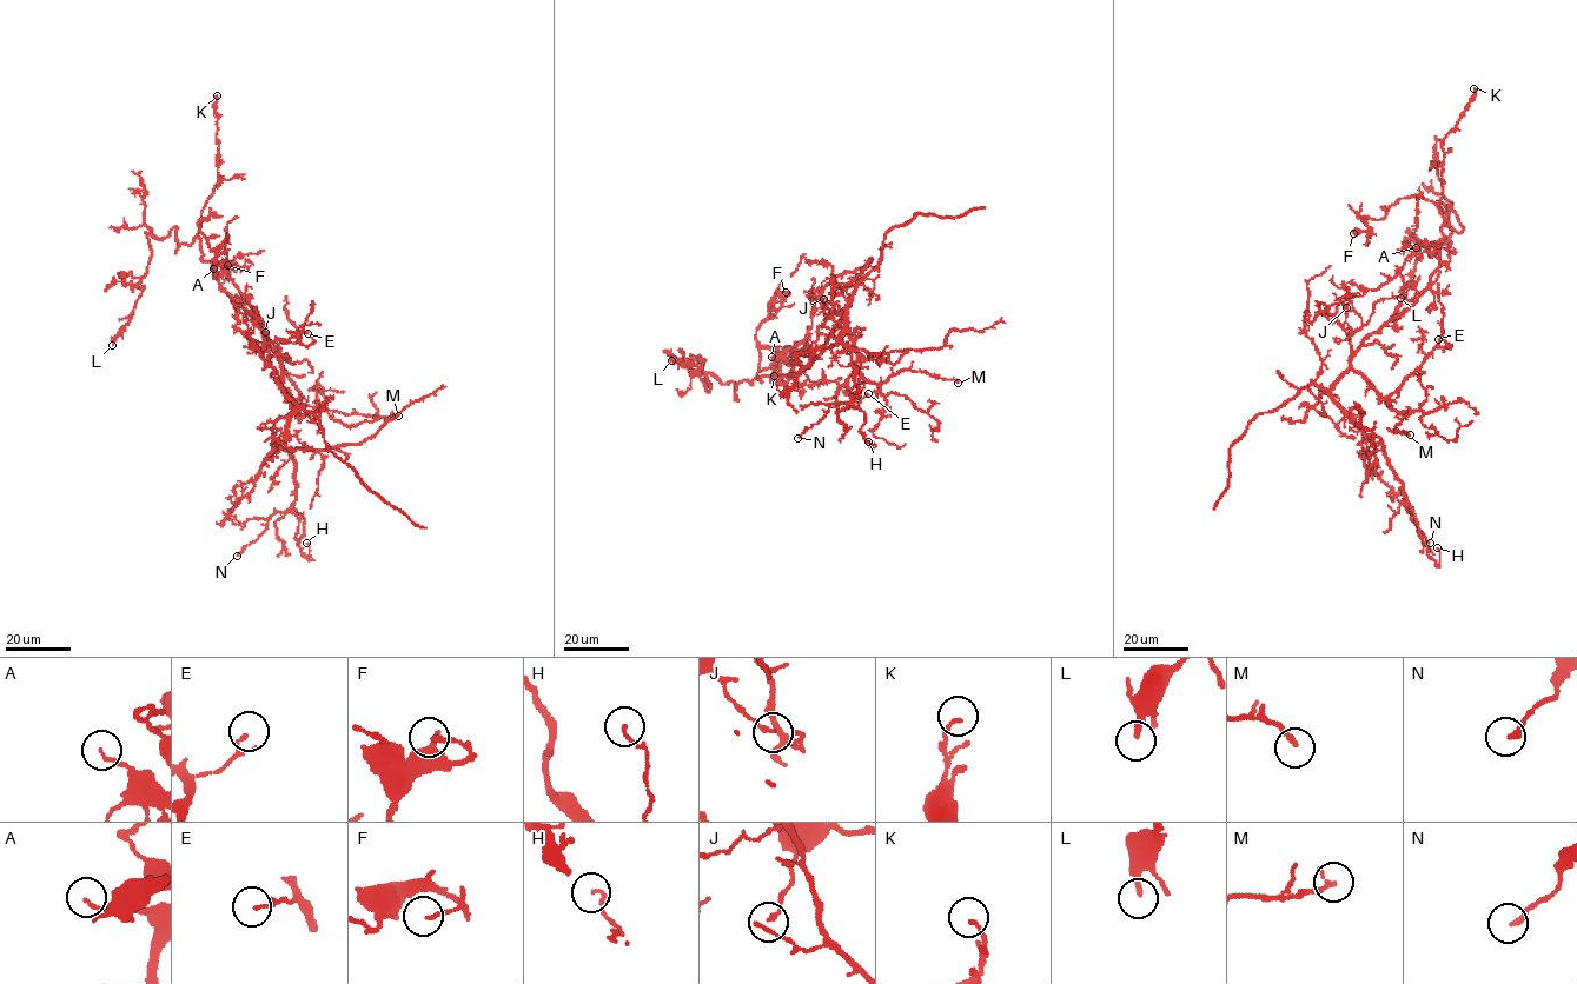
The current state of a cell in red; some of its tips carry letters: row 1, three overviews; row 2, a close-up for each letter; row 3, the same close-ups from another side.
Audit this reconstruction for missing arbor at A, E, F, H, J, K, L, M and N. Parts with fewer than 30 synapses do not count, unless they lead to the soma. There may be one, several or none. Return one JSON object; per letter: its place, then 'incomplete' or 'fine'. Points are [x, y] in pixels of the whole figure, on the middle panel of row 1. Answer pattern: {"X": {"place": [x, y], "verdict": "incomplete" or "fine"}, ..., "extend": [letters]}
{"A": {"place": [772, 357], "verdict": "fine"}, "E": {"place": [868, 393], "verdict": "fine"}, "F": {"place": [786, 292], "verdict": "fine"}, "H": {"place": [868, 441], "verdict": "fine"}, "J": {"place": [823, 299], "verdict": "fine"}, "K": {"place": [774, 376], "verdict": "fine"}, "L": {"place": [671, 360], "verdict": "fine"}, "M": {"place": [958, 383], "verdict": "fine"}, "N": {"place": [797, 438], "verdict": "fine"}, "extend": []}

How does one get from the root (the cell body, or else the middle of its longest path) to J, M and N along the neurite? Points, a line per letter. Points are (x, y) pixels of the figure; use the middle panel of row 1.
J: (814, 359), (795, 376), (773, 380), (781, 374), (782, 354), (812, 326), (814, 303), (823, 299)
M: (814, 359), (841, 316), (856, 354), (857, 370), (866, 379), (882, 383), (910, 370), (958, 383)
N: (814, 359), (849, 303), (840, 340), (850, 351), (856, 397), (832, 404), (797, 438)

